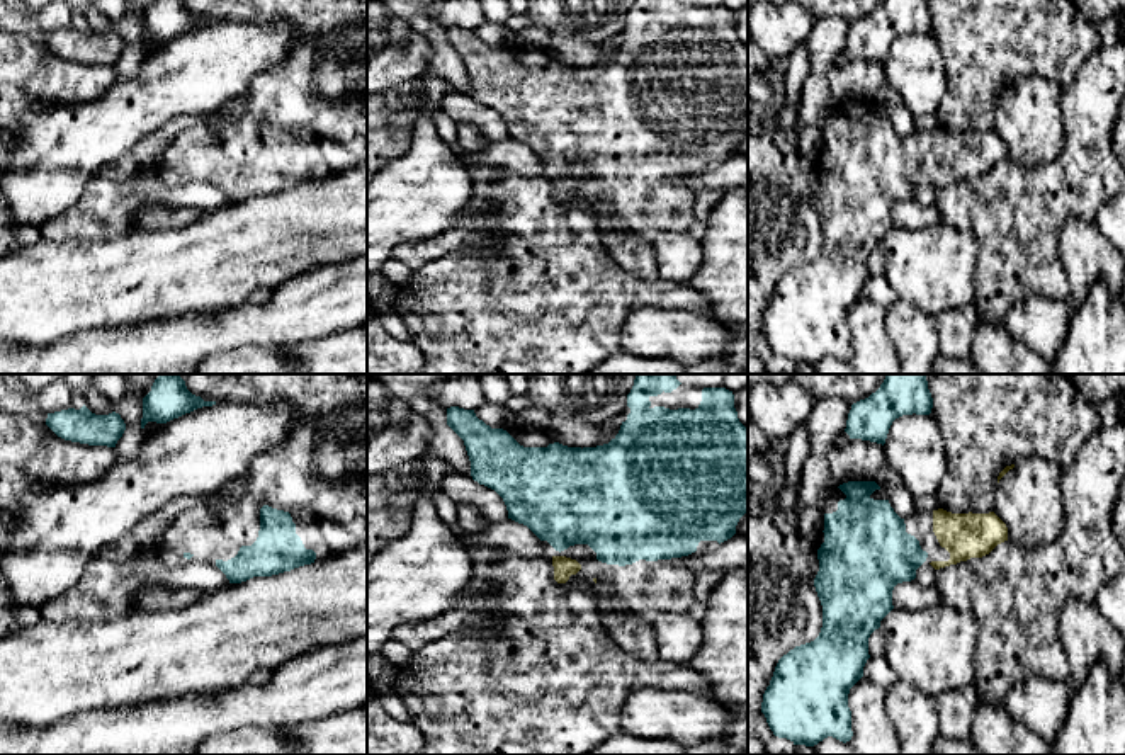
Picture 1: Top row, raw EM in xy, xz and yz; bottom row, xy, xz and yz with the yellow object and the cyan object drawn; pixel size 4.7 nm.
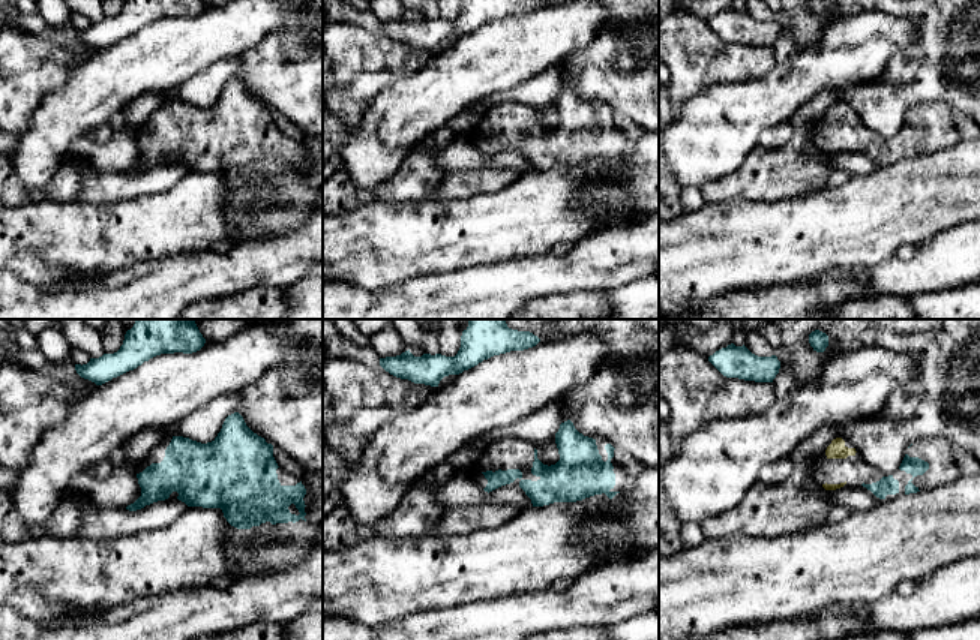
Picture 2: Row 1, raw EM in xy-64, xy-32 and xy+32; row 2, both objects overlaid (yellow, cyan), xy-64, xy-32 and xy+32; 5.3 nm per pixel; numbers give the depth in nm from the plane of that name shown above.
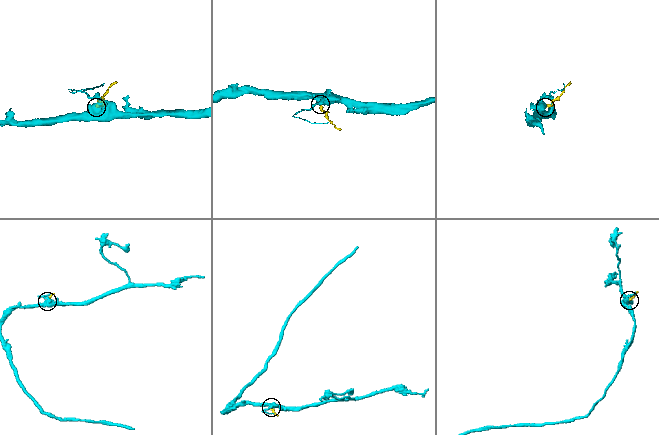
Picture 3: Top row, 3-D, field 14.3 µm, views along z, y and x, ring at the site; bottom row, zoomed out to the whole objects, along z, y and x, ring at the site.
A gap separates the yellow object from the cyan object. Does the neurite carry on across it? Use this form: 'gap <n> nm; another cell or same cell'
gap 20 nm; same cell

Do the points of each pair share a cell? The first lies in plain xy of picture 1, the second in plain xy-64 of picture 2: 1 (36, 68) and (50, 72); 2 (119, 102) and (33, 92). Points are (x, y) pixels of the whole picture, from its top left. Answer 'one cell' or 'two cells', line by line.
1: two cells
2: two cells

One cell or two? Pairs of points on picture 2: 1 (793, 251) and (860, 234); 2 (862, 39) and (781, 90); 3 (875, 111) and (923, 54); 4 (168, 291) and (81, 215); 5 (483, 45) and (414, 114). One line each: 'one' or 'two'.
1: one
2: one
3: one
4: two
5: one

